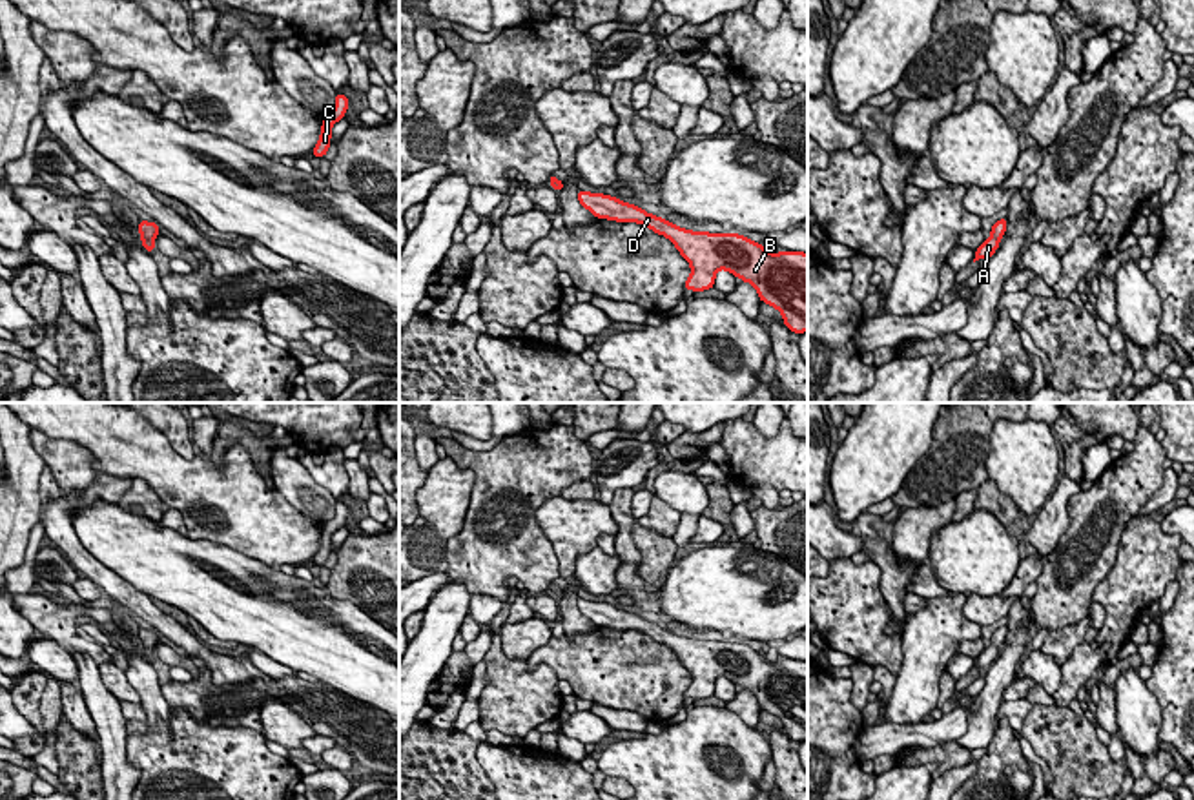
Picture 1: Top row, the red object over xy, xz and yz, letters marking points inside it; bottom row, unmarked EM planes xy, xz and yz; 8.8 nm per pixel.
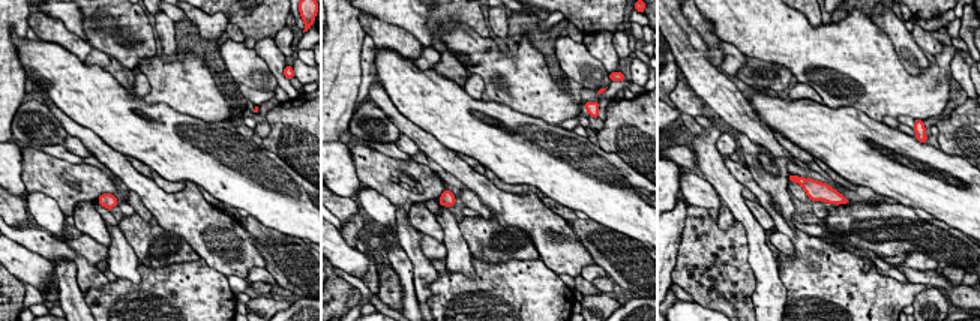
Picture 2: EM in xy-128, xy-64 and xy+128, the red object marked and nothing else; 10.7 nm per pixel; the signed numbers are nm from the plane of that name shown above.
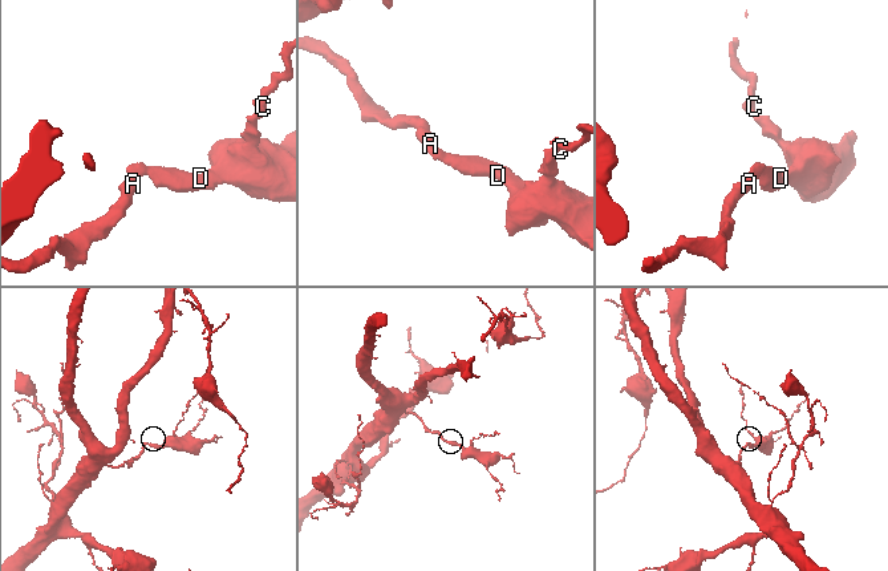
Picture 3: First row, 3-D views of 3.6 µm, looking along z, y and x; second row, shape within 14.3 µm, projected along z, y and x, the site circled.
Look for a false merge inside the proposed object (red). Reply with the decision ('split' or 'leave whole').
leave whole

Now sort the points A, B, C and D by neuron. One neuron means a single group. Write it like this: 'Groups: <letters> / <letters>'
Groups: A B C D

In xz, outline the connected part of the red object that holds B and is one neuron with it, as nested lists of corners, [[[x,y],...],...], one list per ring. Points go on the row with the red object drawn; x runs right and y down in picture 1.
[[[578,190],[578,200],[596,219],[638,222],[667,237],[691,264],[685,290],[709,290],[718,270],[751,282],[762,303],[782,313],[793,333],[808,332],[808,253],[769,253],[738,233],[691,231],[611,195]]]

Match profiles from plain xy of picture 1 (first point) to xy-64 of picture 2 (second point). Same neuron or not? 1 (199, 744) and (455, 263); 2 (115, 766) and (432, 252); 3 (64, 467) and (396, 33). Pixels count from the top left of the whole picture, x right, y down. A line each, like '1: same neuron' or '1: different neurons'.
1: different neurons
2: different neurons
3: same neuron

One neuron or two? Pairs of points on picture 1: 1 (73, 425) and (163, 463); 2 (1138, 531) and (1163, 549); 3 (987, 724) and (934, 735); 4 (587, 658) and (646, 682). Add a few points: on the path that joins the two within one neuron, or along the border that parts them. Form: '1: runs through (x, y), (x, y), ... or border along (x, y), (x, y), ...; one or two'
1: runs through (95, 425), (115, 441), (141, 451); one
2: runs through (1143, 536), (1158, 549); one
3: border along (972, 706), (967, 717), (967, 731), (957, 740); two
4: runs through (602, 666), (631, 671); one

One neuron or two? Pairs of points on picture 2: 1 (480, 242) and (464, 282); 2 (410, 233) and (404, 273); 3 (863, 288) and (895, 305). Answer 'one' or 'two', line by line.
1: two
2: two
3: one

